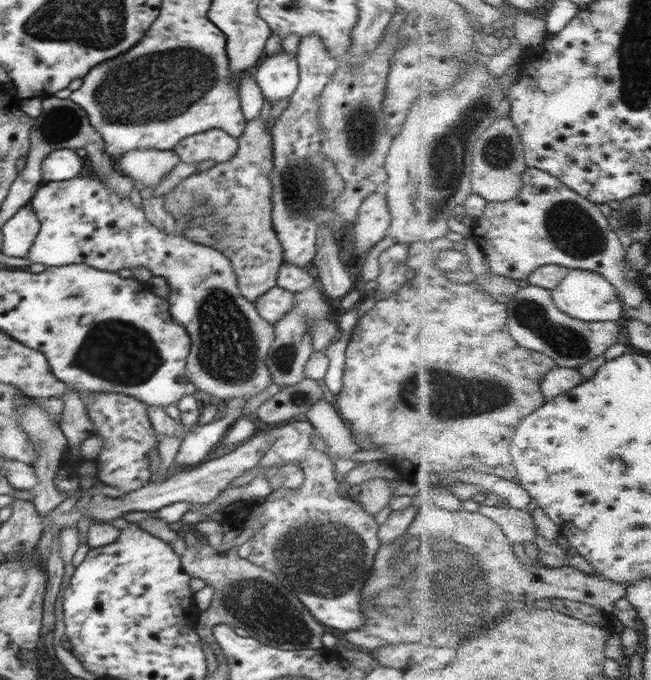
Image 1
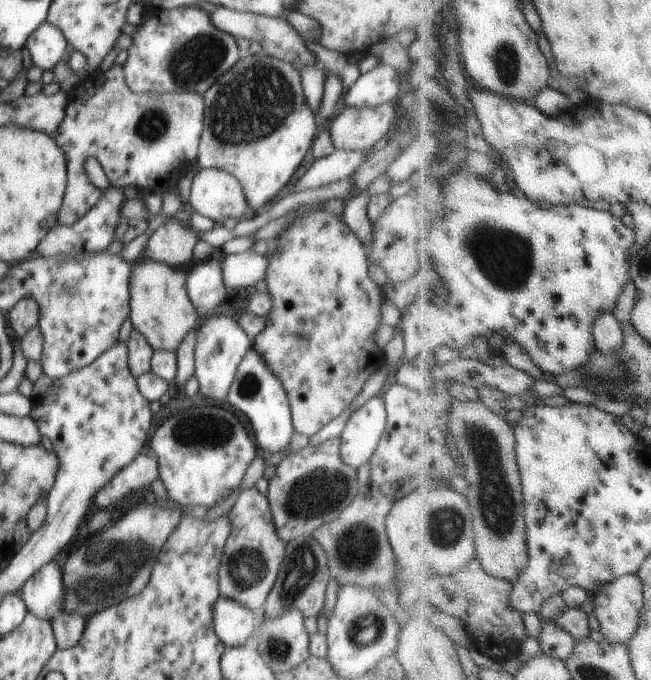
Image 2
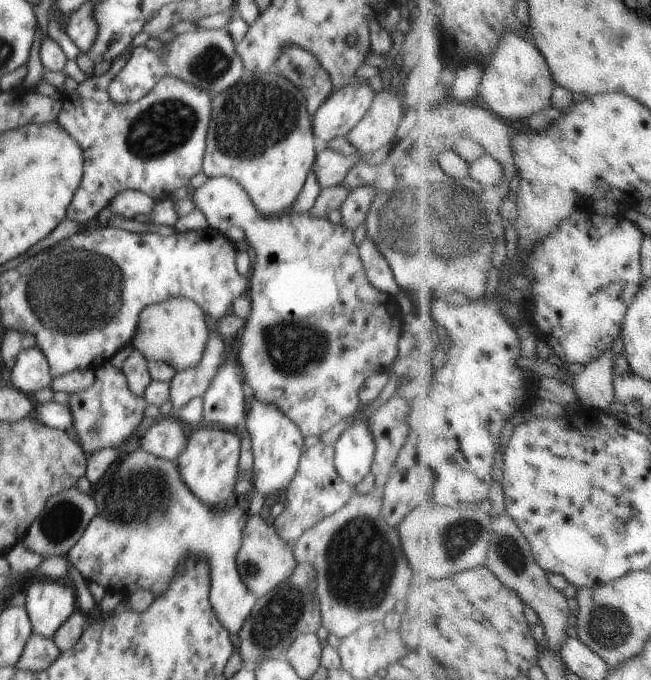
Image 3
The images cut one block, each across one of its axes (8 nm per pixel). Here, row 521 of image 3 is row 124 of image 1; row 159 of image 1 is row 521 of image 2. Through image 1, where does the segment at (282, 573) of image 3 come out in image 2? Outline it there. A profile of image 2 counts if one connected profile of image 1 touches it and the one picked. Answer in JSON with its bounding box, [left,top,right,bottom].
[218,487,286,613]

